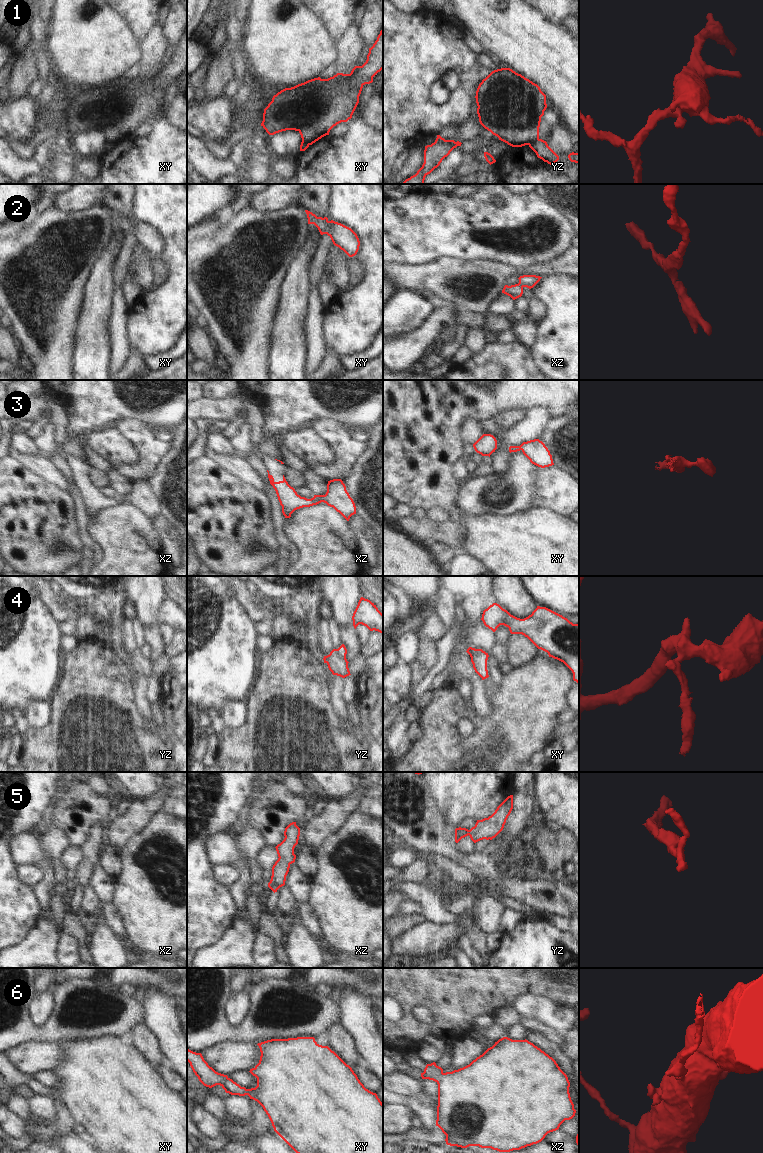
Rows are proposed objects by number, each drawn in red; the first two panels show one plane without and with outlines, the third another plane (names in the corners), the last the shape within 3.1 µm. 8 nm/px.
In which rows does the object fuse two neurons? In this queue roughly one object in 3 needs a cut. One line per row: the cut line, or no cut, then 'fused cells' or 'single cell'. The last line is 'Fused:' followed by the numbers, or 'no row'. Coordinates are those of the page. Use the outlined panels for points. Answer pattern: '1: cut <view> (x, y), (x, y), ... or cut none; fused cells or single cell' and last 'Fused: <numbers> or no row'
1: cut yz (538, 138), (529, 145); fused cells
2: cut none; single cell
3: cut none; single cell
4: cut yz (336, 649), (341, 656), (345, 657); fused cells
5: cut none; single cell
6: cut none; single cell
Fused: 1, 4

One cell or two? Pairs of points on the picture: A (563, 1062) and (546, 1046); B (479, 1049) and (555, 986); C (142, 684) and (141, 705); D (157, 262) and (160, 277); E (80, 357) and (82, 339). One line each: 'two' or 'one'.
A: one
B: two
C: one
D: one
E: one

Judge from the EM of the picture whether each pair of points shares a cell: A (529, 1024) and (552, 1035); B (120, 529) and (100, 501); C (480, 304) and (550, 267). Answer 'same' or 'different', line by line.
A: same
B: different
C: same

